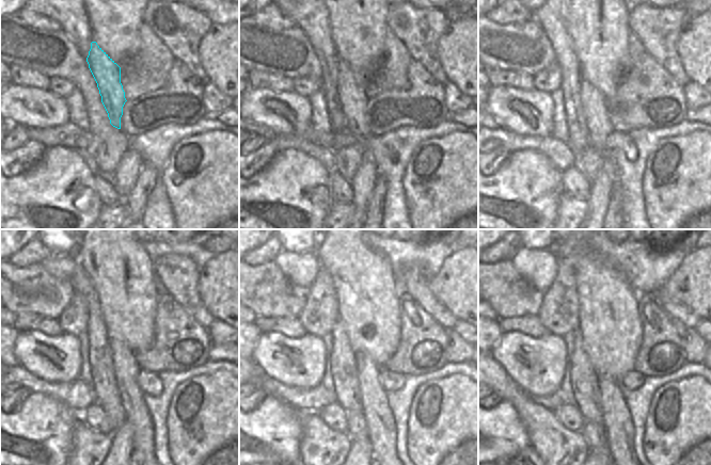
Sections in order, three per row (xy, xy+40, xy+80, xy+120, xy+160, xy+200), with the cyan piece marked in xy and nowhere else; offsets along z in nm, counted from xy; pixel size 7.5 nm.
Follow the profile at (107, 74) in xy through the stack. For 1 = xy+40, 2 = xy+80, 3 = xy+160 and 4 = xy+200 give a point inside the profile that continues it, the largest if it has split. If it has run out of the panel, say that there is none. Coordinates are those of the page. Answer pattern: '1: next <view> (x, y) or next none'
1: next xy+40 (353, 96)
2: next xy+80 (595, 106)
3: next xy+160 (380, 427)
4: next xy+200 (619, 432)

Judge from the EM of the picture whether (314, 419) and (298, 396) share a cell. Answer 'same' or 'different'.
different

